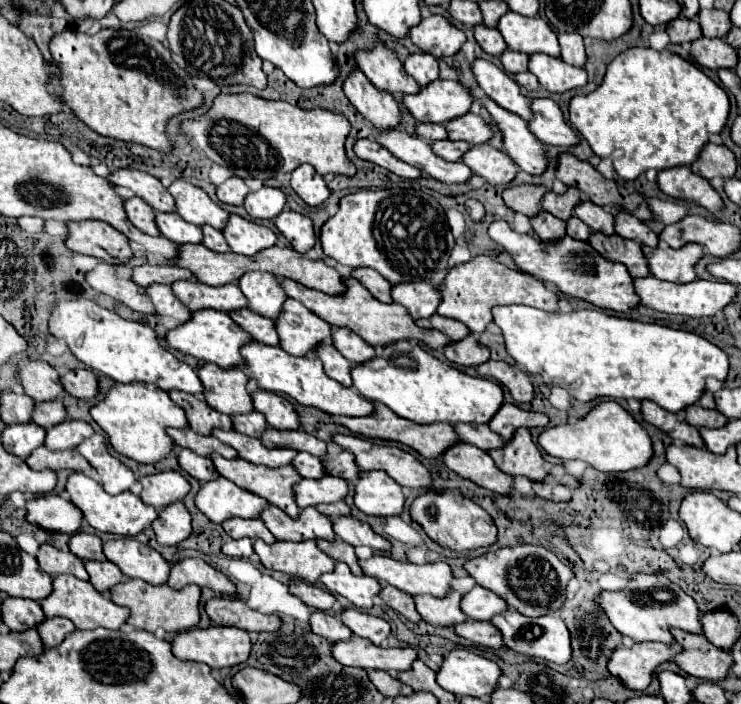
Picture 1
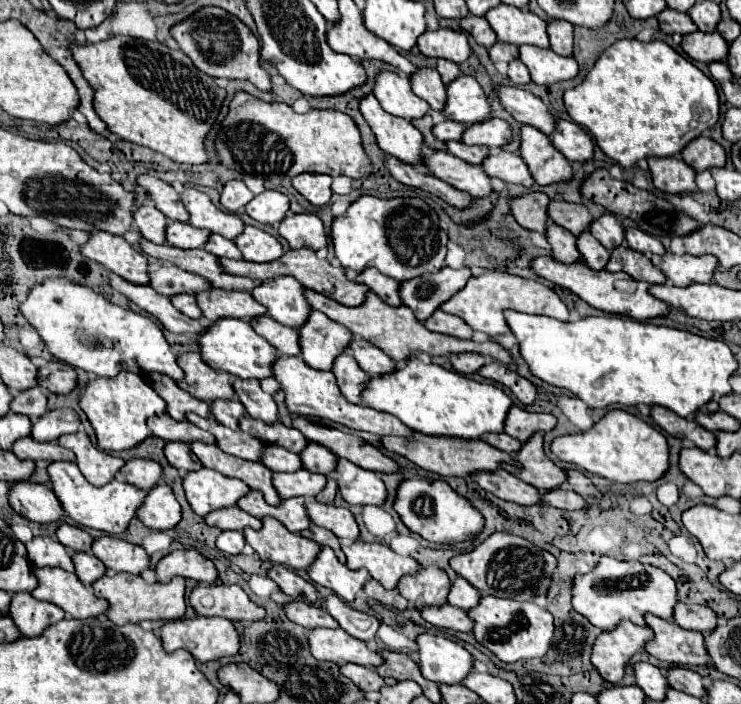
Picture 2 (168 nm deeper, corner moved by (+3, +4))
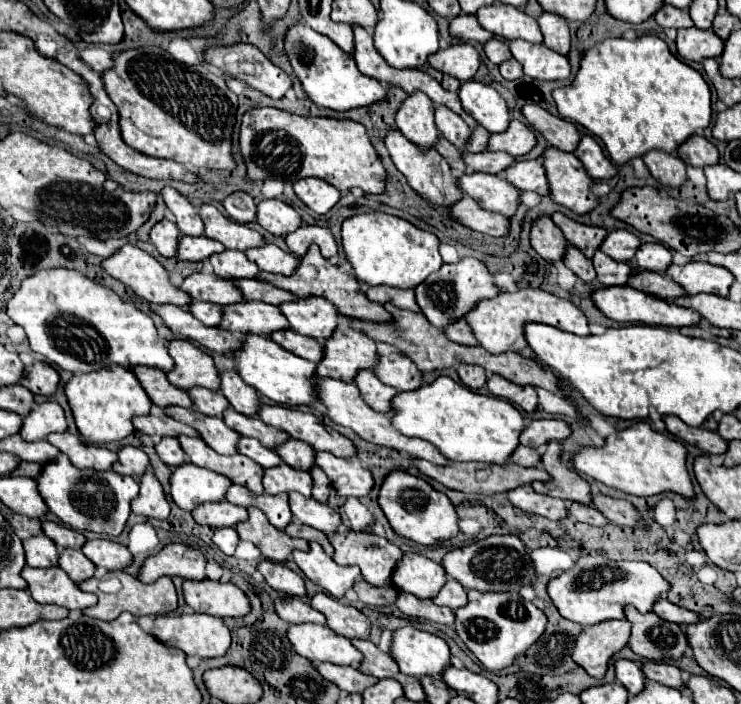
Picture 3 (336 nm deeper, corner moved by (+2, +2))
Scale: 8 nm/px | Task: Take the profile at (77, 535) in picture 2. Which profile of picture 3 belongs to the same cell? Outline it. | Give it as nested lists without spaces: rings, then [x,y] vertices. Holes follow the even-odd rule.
[[[43,522],[43,532],[57,544],[59,550],[81,548],[87,542],[87,538],[79,530],[73,530],[55,522]]]

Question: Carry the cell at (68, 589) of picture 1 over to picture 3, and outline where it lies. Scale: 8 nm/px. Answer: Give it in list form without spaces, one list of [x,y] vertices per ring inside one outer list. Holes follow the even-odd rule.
[[[25,566],[23,568],[23,578],[27,580],[29,584],[29,594],[35,598],[35,602],[39,604],[57,604],[57,606],[63,606],[67,610],[85,610],[89,606],[95,606],[97,604],[97,596],[95,594],[87,594],[83,592],[61,568],[31,568],[31,566]]]

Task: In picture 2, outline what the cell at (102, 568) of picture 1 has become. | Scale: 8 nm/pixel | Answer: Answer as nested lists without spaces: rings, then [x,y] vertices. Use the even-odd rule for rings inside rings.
[[[72,552],[72,562],[74,562],[74,572],[78,574],[78,580],[84,586],[90,586],[96,582],[100,576],[104,576],[106,566],[90,552]]]

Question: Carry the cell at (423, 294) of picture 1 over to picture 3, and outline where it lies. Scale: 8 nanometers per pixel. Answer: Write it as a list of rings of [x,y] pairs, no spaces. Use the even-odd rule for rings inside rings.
[[[463,258],[457,264],[443,264],[441,270],[431,274],[431,278],[423,280],[423,284],[415,288],[415,298],[421,312],[437,328],[447,326],[447,322],[459,320],[463,314],[467,314],[467,308],[475,306],[475,300],[491,298],[493,294],[499,294],[499,290],[495,288],[485,264],[475,258]]]

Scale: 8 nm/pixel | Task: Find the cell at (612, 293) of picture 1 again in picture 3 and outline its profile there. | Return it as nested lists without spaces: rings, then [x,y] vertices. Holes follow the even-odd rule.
[[[605,286],[605,288],[599,288],[599,290],[593,290],[591,292],[591,300],[593,304],[611,320],[615,322],[635,322],[635,324],[651,324],[651,326],[693,326],[697,324],[701,318],[699,318],[699,312],[695,310],[689,310],[689,308],[683,308],[683,306],[677,306],[673,302],[667,302],[667,300],[661,300],[661,298],[655,298],[651,294],[645,294],[637,288],[631,288],[631,286]]]

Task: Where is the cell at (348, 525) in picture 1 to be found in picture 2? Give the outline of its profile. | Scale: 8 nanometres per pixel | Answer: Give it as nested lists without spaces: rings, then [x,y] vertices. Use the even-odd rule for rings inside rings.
[[[312,500],[312,502],[306,502],[306,512],[312,524],[328,528],[338,538],[358,540],[358,526],[348,508],[336,508],[332,504],[322,504]]]

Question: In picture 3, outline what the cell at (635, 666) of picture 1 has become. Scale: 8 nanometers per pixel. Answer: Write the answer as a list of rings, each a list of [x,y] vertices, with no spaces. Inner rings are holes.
[[[607,620],[599,626],[585,628],[575,642],[573,658],[593,678],[605,678],[609,660],[627,646],[631,636],[629,620]]]

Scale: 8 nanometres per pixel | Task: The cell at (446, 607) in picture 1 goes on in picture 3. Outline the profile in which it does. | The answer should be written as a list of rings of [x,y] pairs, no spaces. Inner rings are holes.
[[[421,554],[401,558],[393,572],[393,584],[417,598],[435,598],[445,582],[447,576],[443,566]]]

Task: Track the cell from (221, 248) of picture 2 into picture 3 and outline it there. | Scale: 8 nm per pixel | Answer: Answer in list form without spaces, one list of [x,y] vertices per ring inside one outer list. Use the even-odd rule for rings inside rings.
[[[225,250],[213,254],[209,260],[219,278],[255,278],[259,272],[259,268],[239,250]]]

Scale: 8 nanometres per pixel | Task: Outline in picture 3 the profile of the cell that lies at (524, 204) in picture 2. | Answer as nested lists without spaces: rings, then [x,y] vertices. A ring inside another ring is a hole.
[[[541,214],[531,224],[531,246],[541,258],[545,258],[547,262],[555,262],[563,258],[567,240],[563,238],[561,230],[551,222],[551,218],[547,214]]]

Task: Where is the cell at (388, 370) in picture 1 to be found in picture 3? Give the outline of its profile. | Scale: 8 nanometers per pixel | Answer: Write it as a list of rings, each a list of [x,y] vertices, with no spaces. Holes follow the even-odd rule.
[[[439,376],[435,382],[417,390],[395,394],[391,400],[389,420],[401,434],[431,442],[449,460],[489,464],[509,462],[525,424],[523,416],[511,402],[497,396],[477,394],[449,376]]]

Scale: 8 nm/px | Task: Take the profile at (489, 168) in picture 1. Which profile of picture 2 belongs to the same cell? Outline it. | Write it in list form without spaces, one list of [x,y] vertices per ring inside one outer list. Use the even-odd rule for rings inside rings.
[[[502,150],[498,156],[488,156],[482,164],[482,168],[488,172],[492,178],[500,178],[510,184],[520,184],[526,188],[534,186],[534,178],[528,172],[526,162],[522,160],[520,154],[512,154]]]

